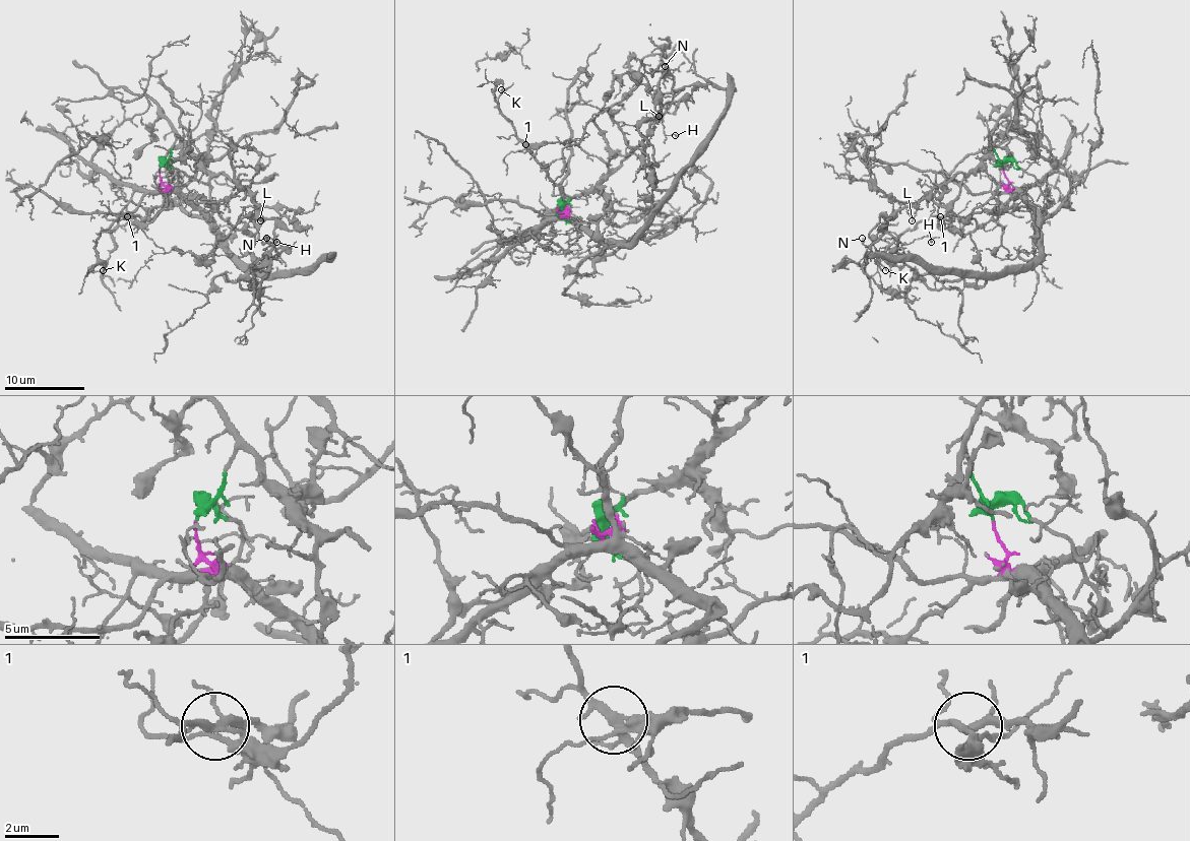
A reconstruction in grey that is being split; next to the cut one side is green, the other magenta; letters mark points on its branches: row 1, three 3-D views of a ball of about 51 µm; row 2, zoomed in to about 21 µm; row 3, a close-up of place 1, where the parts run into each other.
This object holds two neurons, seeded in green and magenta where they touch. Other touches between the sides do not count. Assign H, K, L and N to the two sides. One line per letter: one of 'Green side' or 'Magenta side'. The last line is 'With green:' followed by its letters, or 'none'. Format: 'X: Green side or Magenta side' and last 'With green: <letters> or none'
H: Green side
K: Magenta side
L: Green side
N: Green side
With green: H, L, N

